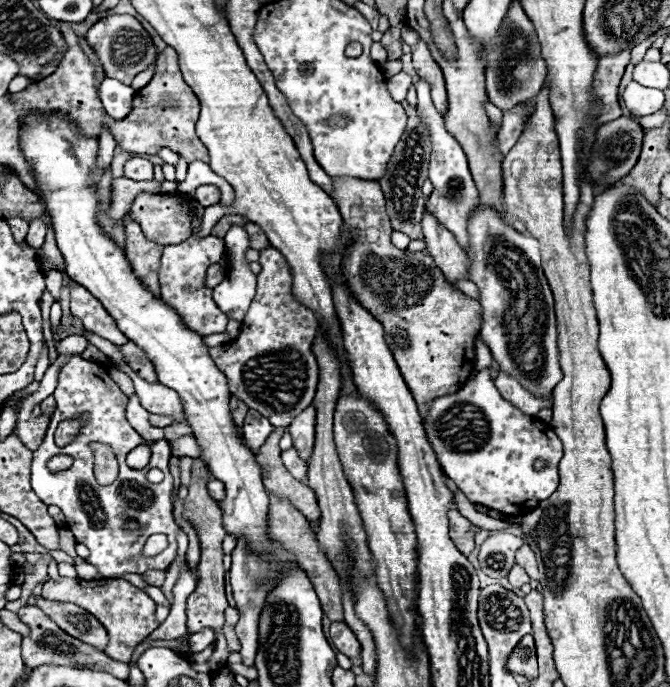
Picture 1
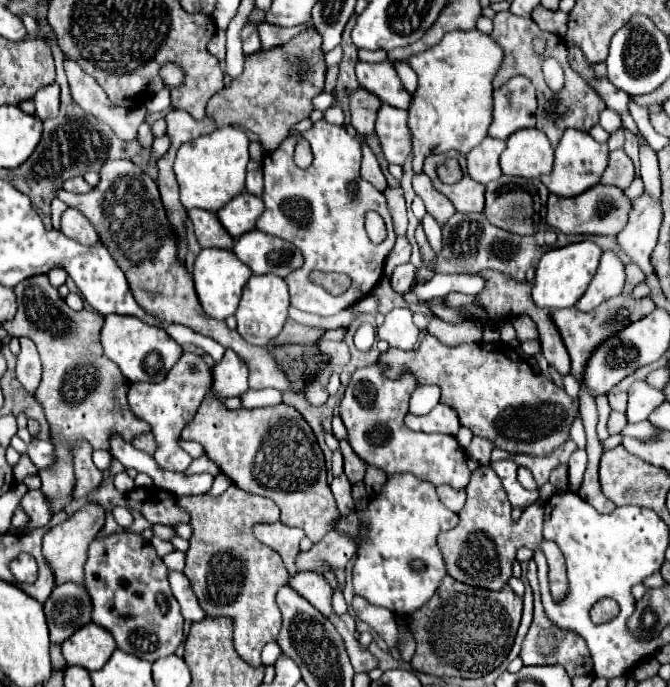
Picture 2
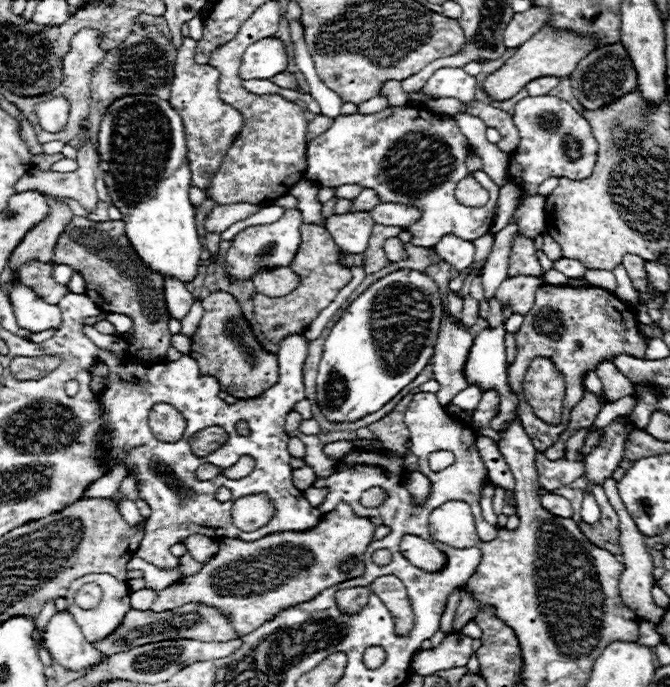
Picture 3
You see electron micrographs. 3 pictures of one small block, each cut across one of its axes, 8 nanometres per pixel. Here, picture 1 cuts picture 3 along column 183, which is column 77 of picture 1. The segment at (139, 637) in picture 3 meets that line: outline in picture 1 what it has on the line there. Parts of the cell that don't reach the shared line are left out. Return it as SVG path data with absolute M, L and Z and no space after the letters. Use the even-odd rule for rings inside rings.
M38 600L42 612L50 616L66 634L92 644L98 650L104 650L108 644L108 632L102 628L102 624L90 616L84 608L78 608L76 604L64 604L64 602L52 602L52 600Z

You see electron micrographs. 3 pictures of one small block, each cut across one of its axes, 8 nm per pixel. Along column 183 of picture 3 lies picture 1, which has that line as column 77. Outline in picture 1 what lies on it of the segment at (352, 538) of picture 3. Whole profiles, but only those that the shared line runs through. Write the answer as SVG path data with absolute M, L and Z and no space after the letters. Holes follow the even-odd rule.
M60 578L58 582L48 580L42 586L42 598L54 600L54 602L72 602L80 608L86 608L92 616L96 616L102 626L110 634L110 642L106 646L106 654L118 662L130 662L130 656L134 648L150 636L156 628L156 602L140 588L132 586L128 580L116 578L116 580L80 580L80 578Z

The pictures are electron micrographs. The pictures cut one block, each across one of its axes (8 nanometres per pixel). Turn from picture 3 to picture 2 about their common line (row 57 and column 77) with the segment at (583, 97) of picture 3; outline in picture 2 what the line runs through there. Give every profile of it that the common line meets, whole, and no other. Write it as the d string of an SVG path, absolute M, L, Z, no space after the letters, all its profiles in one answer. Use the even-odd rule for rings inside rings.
M68 582L56 586L44 604L50 640L62 644L80 626L90 622L90 612L90 598L82 584Z

